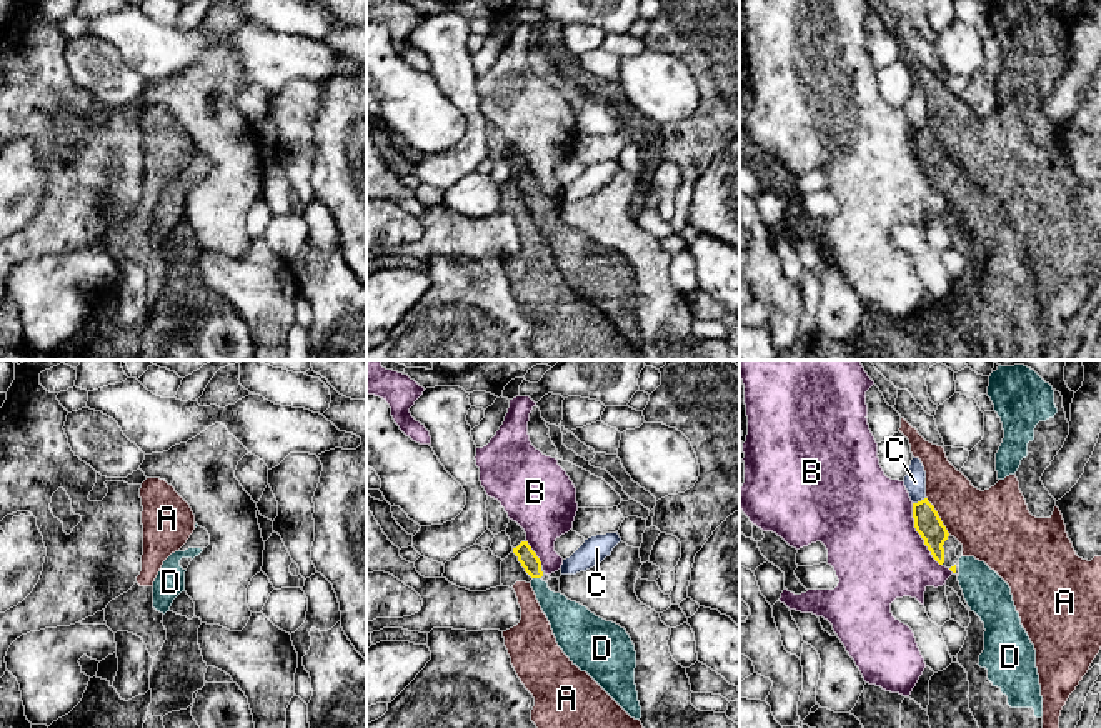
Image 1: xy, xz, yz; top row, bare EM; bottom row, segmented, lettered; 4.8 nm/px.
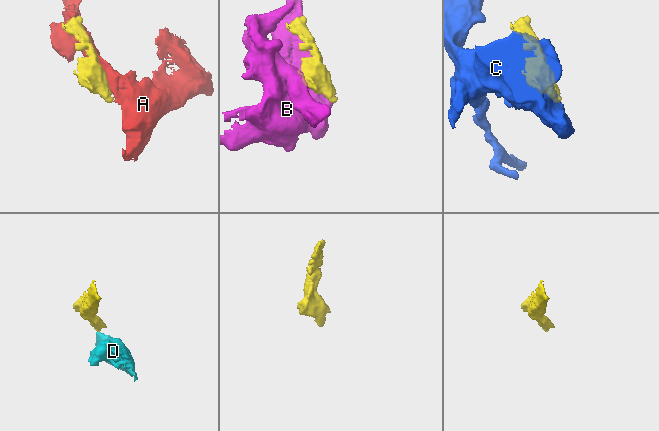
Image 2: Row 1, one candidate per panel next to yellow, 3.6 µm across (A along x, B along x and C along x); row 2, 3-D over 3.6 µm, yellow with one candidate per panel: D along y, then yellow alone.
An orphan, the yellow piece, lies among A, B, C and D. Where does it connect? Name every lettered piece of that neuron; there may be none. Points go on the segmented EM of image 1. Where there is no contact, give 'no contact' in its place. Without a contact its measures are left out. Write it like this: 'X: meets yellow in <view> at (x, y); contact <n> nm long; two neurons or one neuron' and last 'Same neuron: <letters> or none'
A: meets yellow in yz at (938, 515); contact 220 nm long; two neurons
B: meets yellow in yz at (920, 533); contact 340 nm long; two neurons
C: meets yellow in yz at (918, 502); contact 70 nm long; two neurons
D: meets yellow in xz at (537, 577); contact 40 nm long; one neuron
Same neuron: D

